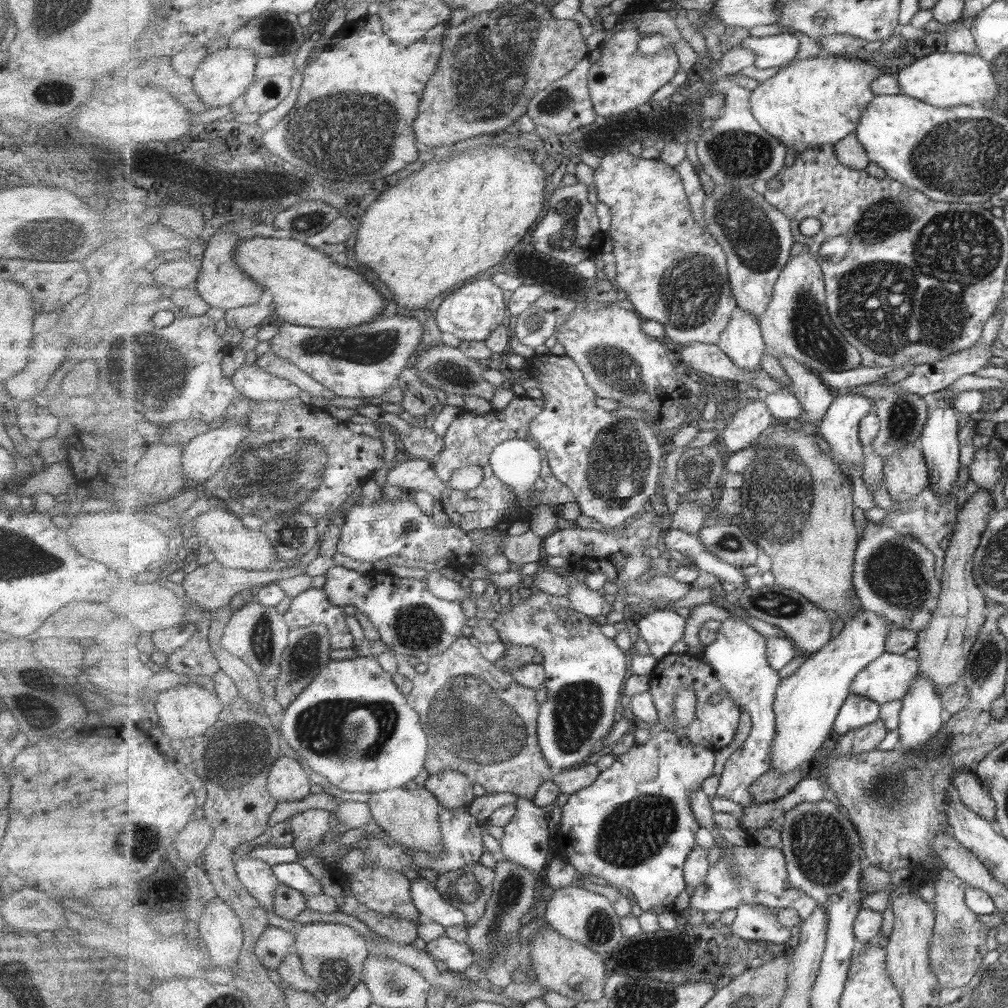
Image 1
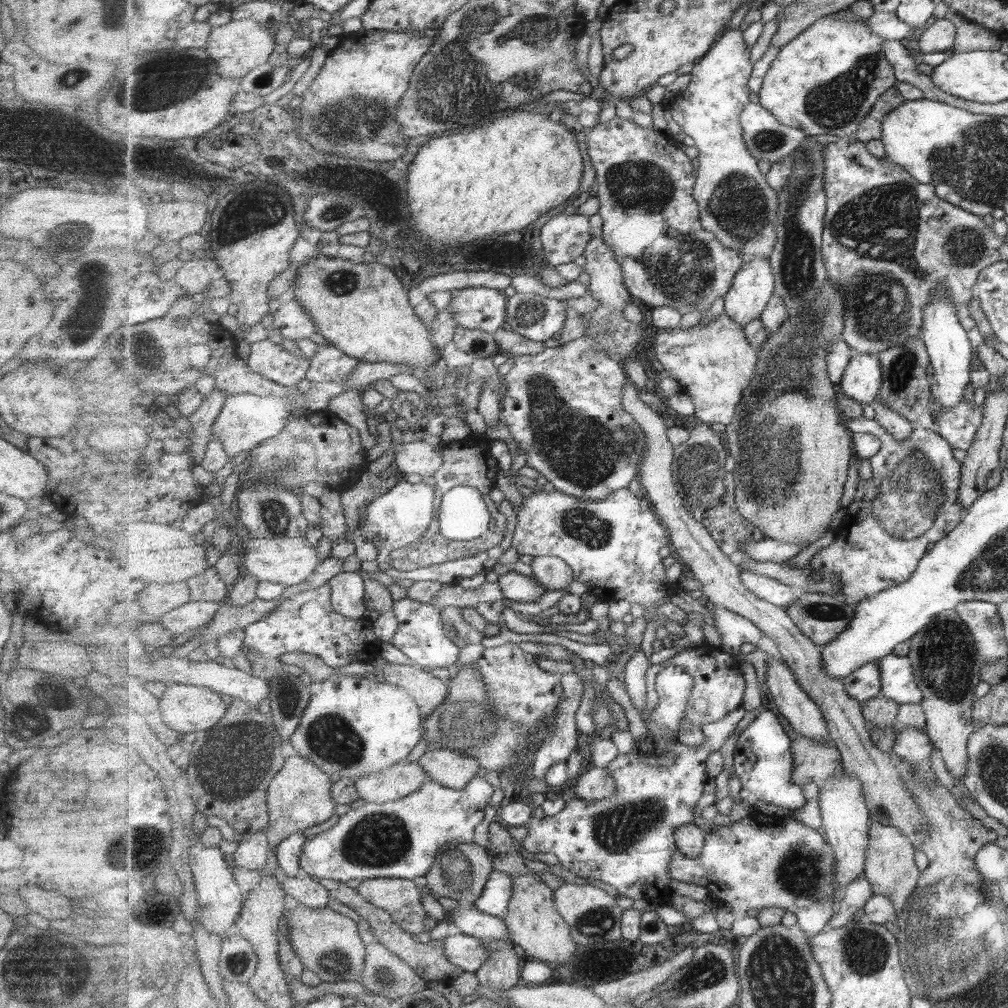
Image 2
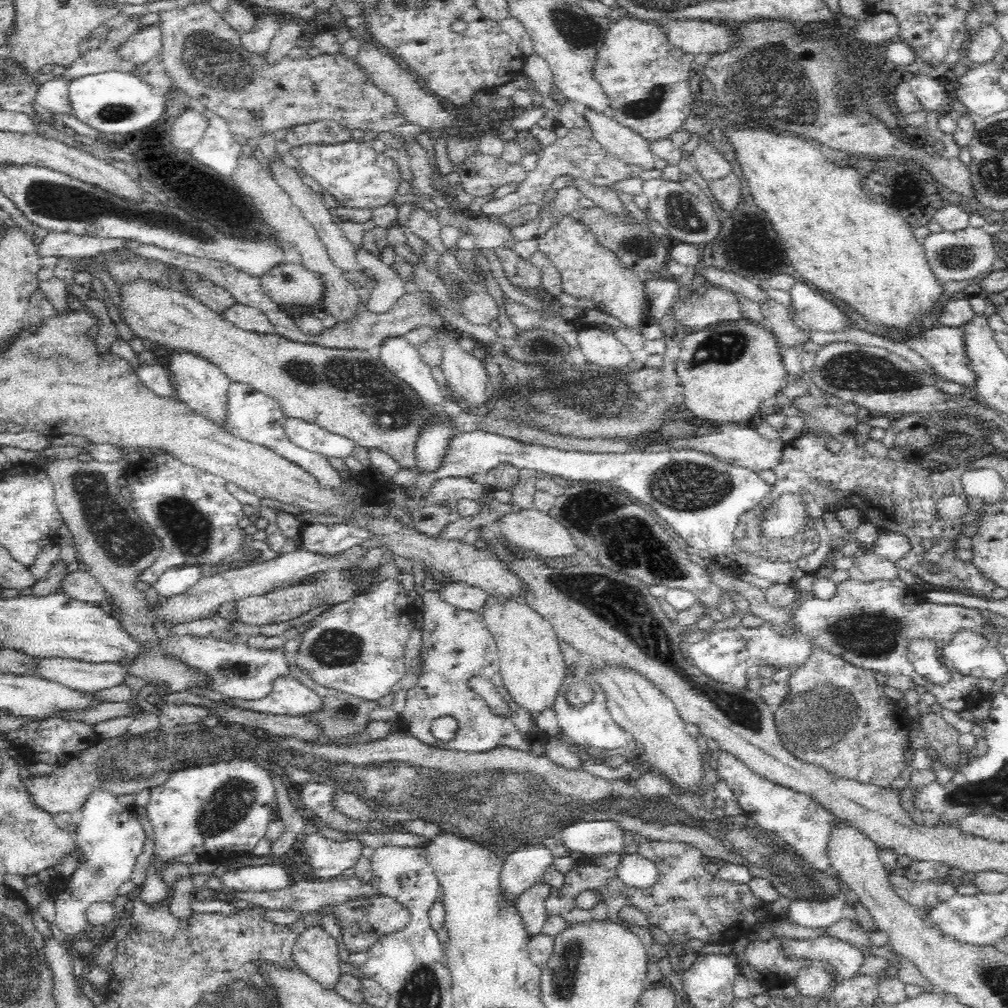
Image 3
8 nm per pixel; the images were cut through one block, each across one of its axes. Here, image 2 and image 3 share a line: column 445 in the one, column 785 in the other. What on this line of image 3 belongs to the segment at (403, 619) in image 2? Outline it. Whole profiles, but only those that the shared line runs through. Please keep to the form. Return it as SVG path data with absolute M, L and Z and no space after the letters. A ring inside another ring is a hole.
M846 579L837 584L836 592L830 600L820 600L812 597L805 597L800 606L794 608L792 622L798 626L794 634L785 631L782 634L774 632L774 626L770 622L765 622L757 628L746 628L739 624L734 629L727 629L709 634L707 637L696 643L690 643L687 652L694 661L694 667L700 669L704 674L710 676L718 682L730 684L736 688L744 688L752 673L755 673L762 666L774 666L774 668L795 669L802 666L818 648L824 652L830 652L842 658L851 665L859 666L863 669L871 669L873 672L881 672L888 676L910 676L916 685L922 685L932 692L936 697L936 703L943 709L951 711L971 710L984 698L990 698L990 689L994 681L990 678L969 677L962 673L952 672L950 680L946 684L930 683L923 676L916 672L914 665L908 659L908 646L910 641L918 639L928 639L937 644L938 650L943 650L945 644L955 635L964 631L972 631L983 637L986 630L996 630L998 626L988 622L978 608L965 608L956 604L933 604L926 599L918 602L916 598L905 593L905 585L890 580L877 580L871 583L864 583L854 579Z

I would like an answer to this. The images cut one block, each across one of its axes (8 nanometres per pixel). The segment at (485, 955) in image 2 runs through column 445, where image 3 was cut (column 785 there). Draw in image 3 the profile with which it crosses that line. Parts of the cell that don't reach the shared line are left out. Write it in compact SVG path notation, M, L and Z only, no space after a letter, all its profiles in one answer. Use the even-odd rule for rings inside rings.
M820 936L814 939L784 938L783 953L786 956L804 957L815 964L829 964L844 979L859 976L864 962L862 949L840 939Z

